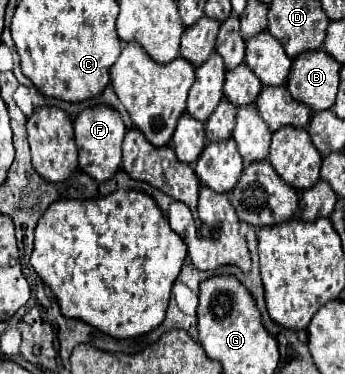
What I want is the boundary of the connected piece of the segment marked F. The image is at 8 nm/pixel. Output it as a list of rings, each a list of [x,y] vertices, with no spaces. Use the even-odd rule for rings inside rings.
[[[110,106],[86,108],[84,112],[80,112],[76,116],[74,132],[76,132],[80,170],[98,182],[110,180],[120,170],[120,162],[122,162],[122,140],[126,134],[126,126],[124,126],[120,114]]]

